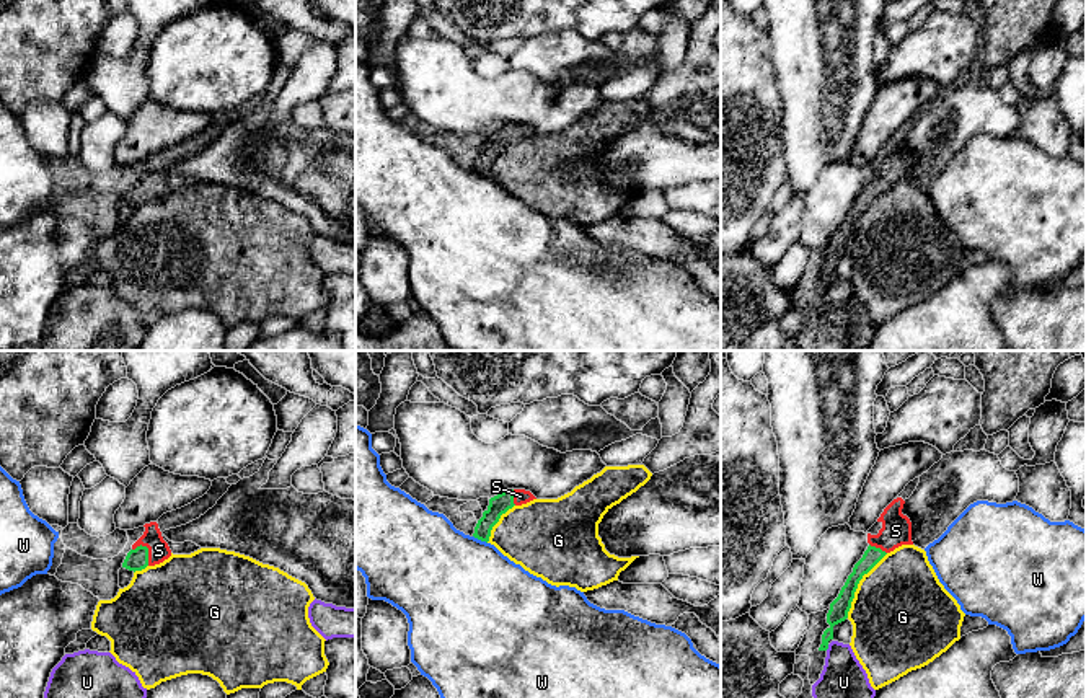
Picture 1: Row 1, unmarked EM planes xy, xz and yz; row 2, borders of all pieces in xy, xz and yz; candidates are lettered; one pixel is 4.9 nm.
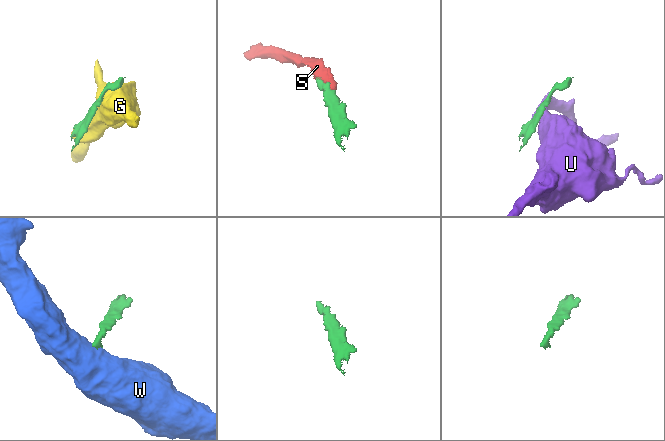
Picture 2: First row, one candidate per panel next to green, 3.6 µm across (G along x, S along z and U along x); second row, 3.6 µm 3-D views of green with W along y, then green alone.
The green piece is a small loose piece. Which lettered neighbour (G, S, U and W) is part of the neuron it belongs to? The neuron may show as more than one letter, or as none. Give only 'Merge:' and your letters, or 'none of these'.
Merge: S

